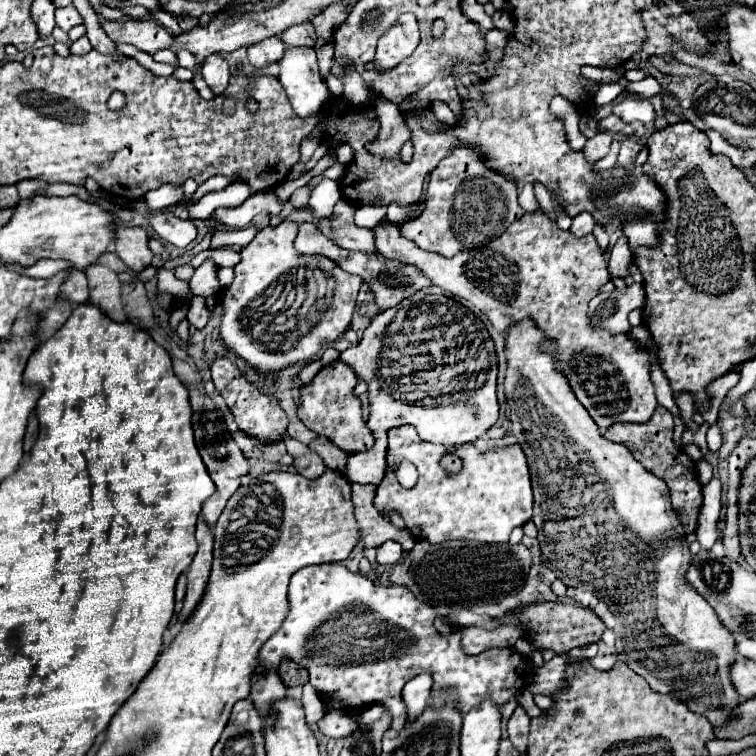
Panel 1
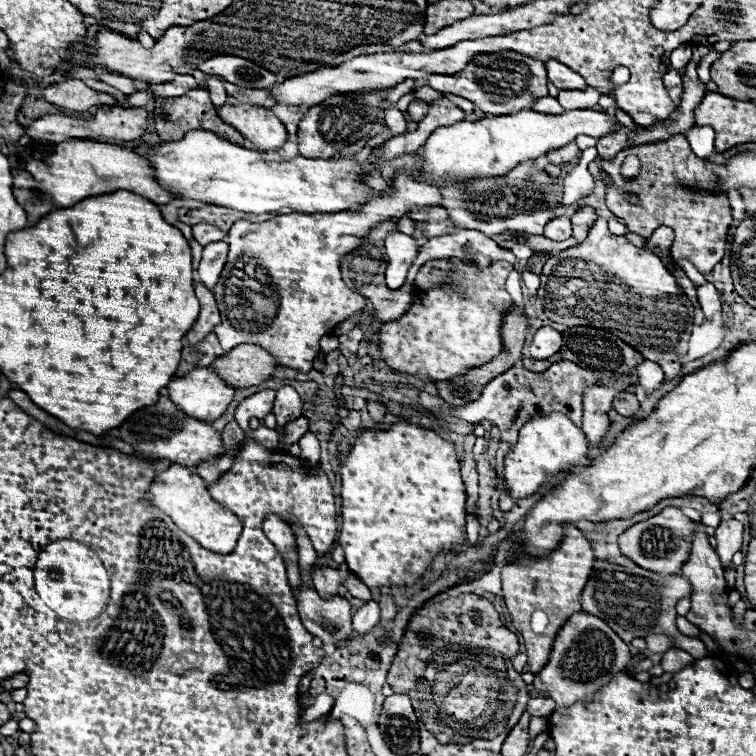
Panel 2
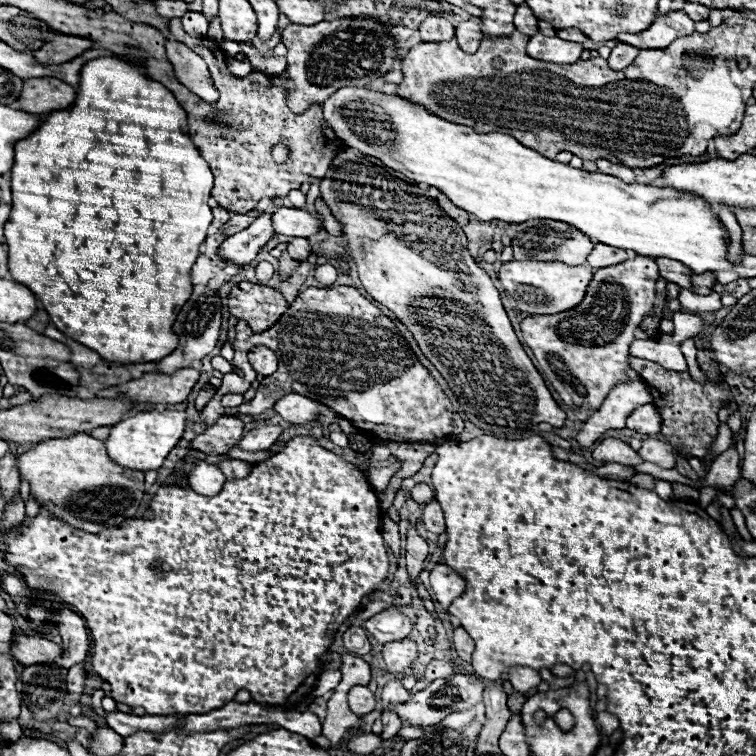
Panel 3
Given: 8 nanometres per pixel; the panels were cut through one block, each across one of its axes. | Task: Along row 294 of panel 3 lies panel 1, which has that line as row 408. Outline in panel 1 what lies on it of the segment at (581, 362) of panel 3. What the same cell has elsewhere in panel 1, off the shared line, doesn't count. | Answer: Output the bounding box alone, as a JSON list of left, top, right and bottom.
[372,210,658,432]

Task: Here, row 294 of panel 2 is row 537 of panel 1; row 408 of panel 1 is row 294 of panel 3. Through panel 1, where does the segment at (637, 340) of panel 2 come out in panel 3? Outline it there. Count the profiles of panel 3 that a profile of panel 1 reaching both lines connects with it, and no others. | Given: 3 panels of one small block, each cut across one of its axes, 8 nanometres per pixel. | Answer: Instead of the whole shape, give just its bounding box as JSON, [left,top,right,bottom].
[498,262,594,314]

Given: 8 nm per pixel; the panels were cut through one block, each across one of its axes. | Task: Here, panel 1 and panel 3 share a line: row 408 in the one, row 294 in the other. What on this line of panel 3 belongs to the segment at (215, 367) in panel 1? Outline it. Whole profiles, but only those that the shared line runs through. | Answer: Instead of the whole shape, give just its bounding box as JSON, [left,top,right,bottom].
[230,282,290,332]

